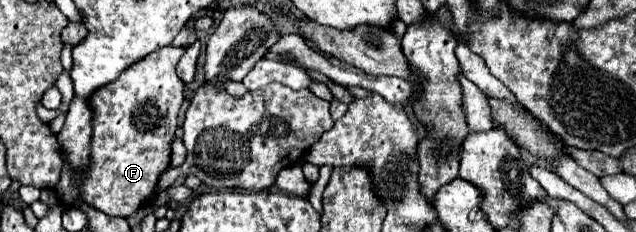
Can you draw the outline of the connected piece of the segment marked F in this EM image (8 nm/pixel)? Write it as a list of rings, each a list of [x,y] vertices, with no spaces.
[[[164,46],[156,52],[150,52],[144,56],[144,60],[138,60],[132,64],[132,68],[126,68],[124,74],[120,74],[112,84],[106,84],[100,88],[100,92],[92,92],[92,140],[90,140],[90,166],[84,170],[84,180],[78,184],[74,176],[80,172],[72,168],[66,160],[62,164],[60,180],[54,188],[54,194],[60,204],[64,206],[78,206],[78,200],[108,214],[108,216],[130,216],[138,208],[146,206],[150,198],[154,196],[154,186],[160,178],[160,174],[170,166],[170,150],[172,142],[176,138],[176,118],[180,104],[184,100],[184,82],[176,76],[176,64],[180,56],[184,54],[186,46]]]

